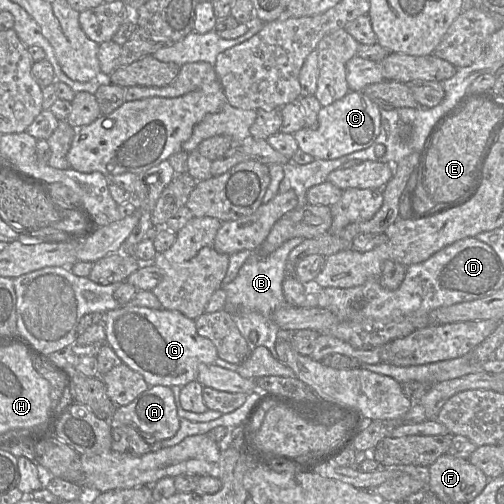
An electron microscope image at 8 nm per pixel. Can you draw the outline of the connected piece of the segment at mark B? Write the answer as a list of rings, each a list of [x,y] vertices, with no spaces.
[[[303,238],[290,239],[265,257],[253,253],[245,261],[236,278],[223,287],[226,292],[224,309],[231,315],[247,341],[250,352],[257,346],[264,346],[275,359],[280,359],[275,348],[280,327],[272,320],[272,314],[279,307],[286,305],[282,286],[286,276],[286,263],[290,252],[302,241]]]

